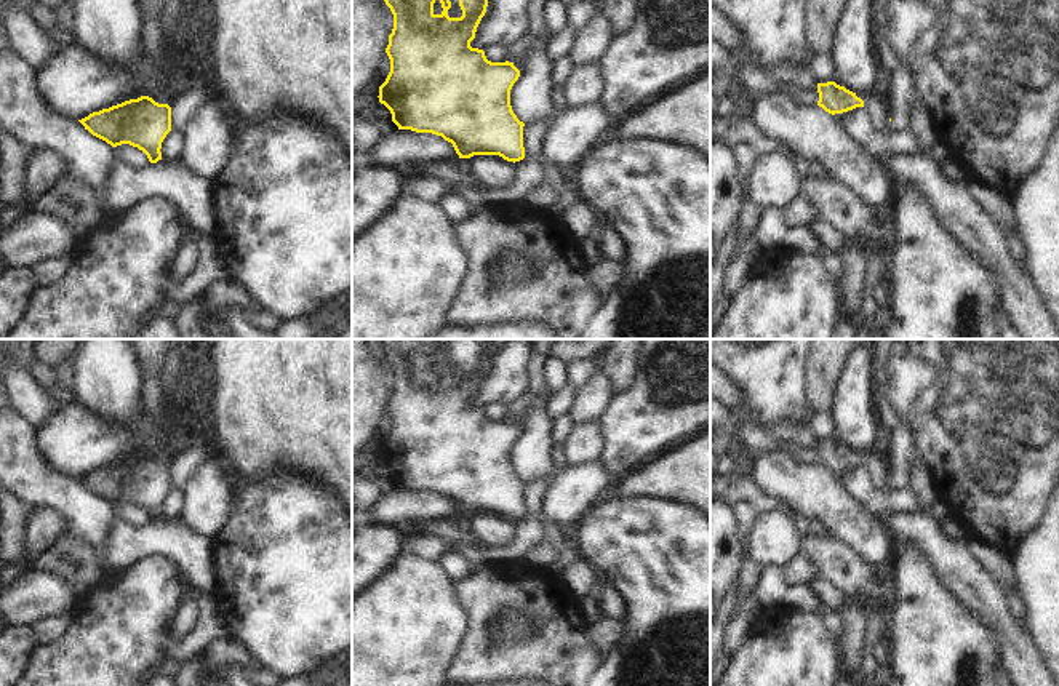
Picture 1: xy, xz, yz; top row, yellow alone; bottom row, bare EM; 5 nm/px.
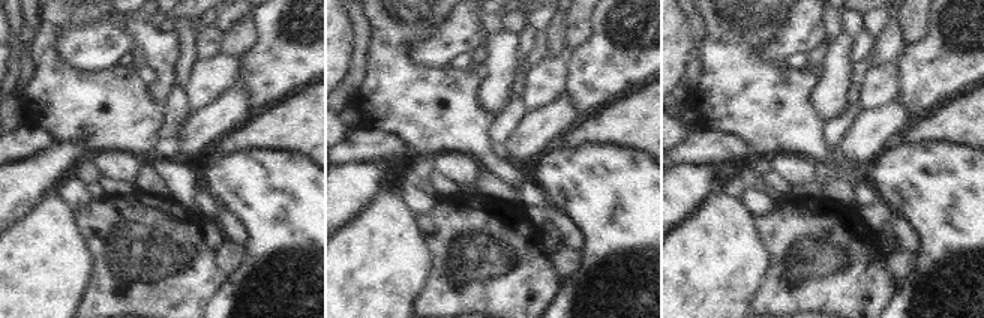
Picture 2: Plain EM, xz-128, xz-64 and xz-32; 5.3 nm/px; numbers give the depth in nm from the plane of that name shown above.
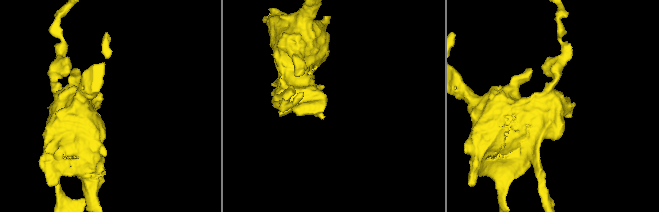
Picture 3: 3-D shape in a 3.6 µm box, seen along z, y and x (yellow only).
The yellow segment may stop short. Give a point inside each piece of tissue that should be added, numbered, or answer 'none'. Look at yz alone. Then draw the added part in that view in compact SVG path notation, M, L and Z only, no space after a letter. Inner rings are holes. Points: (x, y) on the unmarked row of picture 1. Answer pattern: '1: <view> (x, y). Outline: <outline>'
none.

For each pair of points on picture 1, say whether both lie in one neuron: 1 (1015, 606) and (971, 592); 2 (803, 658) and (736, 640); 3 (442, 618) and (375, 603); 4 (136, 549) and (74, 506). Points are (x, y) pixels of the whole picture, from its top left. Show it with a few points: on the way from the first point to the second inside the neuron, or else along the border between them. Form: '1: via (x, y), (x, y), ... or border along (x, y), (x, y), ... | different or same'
1: border along (1002, 587), (1010, 616), (1027, 635) | different
2: border along (752, 629), (727, 669) | different
3: via (426, 618), (391, 618) | same
4: border along (115, 518), (99, 560) | different

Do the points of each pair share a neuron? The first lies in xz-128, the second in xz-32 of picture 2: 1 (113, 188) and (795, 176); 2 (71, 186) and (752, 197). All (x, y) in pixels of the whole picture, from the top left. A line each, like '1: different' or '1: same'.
1: different
2: same

